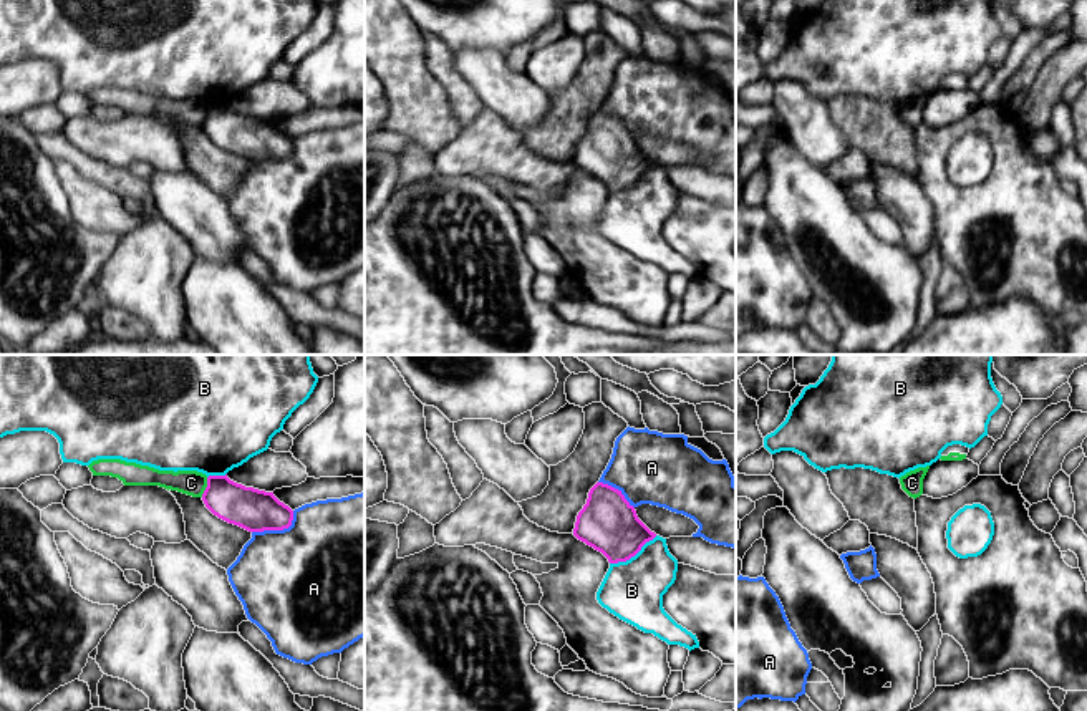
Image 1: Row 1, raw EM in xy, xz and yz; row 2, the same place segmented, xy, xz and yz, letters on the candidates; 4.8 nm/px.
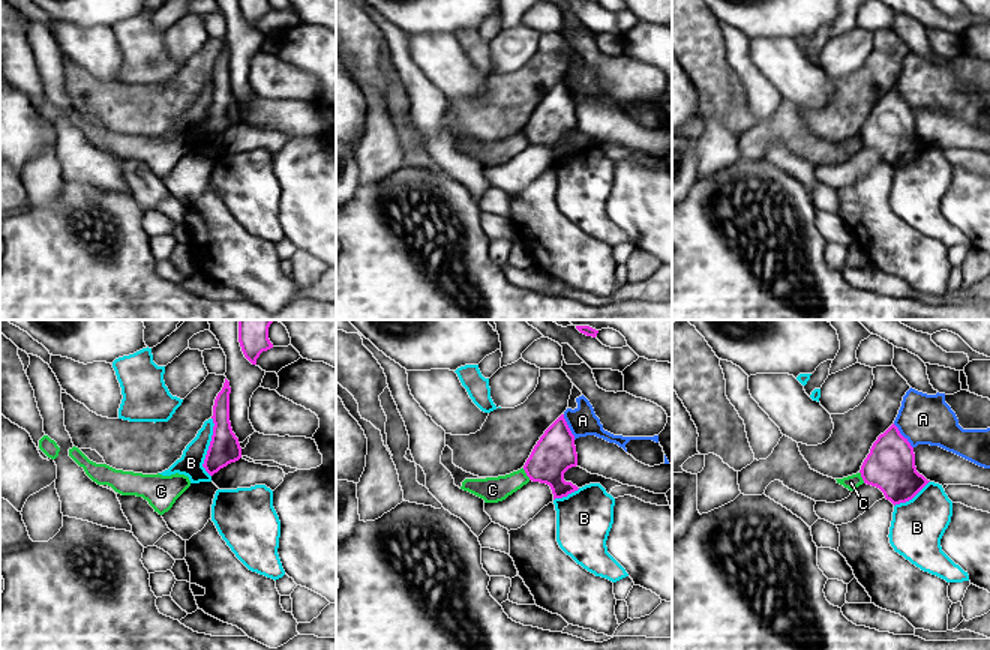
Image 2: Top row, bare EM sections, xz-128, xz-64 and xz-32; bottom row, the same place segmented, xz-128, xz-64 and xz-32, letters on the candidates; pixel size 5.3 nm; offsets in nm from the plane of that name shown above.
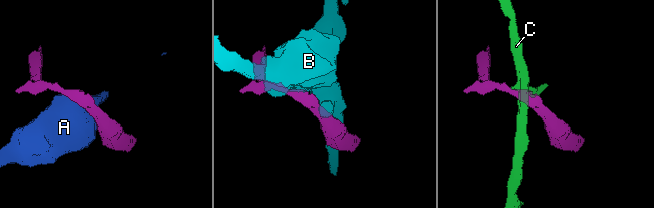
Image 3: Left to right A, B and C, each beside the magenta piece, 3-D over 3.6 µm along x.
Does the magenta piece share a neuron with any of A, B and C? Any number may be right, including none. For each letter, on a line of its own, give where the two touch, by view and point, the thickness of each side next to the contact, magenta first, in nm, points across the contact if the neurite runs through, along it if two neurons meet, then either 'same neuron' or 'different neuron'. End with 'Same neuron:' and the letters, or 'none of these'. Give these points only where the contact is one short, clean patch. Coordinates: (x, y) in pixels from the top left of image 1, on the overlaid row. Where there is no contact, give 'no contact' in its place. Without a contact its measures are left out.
A: xy (277, 529) | 200/480 nm | different neuron
B: xz (633, 556) | 280/300 nm | different neuron
C: xy (206, 488) | 200/120 nm | along xy (207, 478), (207, 486), (201, 496) | different neuron
Same neuron: none of these

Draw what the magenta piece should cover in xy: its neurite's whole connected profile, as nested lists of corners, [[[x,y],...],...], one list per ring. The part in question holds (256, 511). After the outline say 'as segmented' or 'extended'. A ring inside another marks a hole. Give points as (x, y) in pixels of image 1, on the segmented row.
[[[227,474],[207,477],[202,501],[214,515],[249,532],[283,530],[293,520],[293,510],[273,492],[245,487]]]; as segmented

